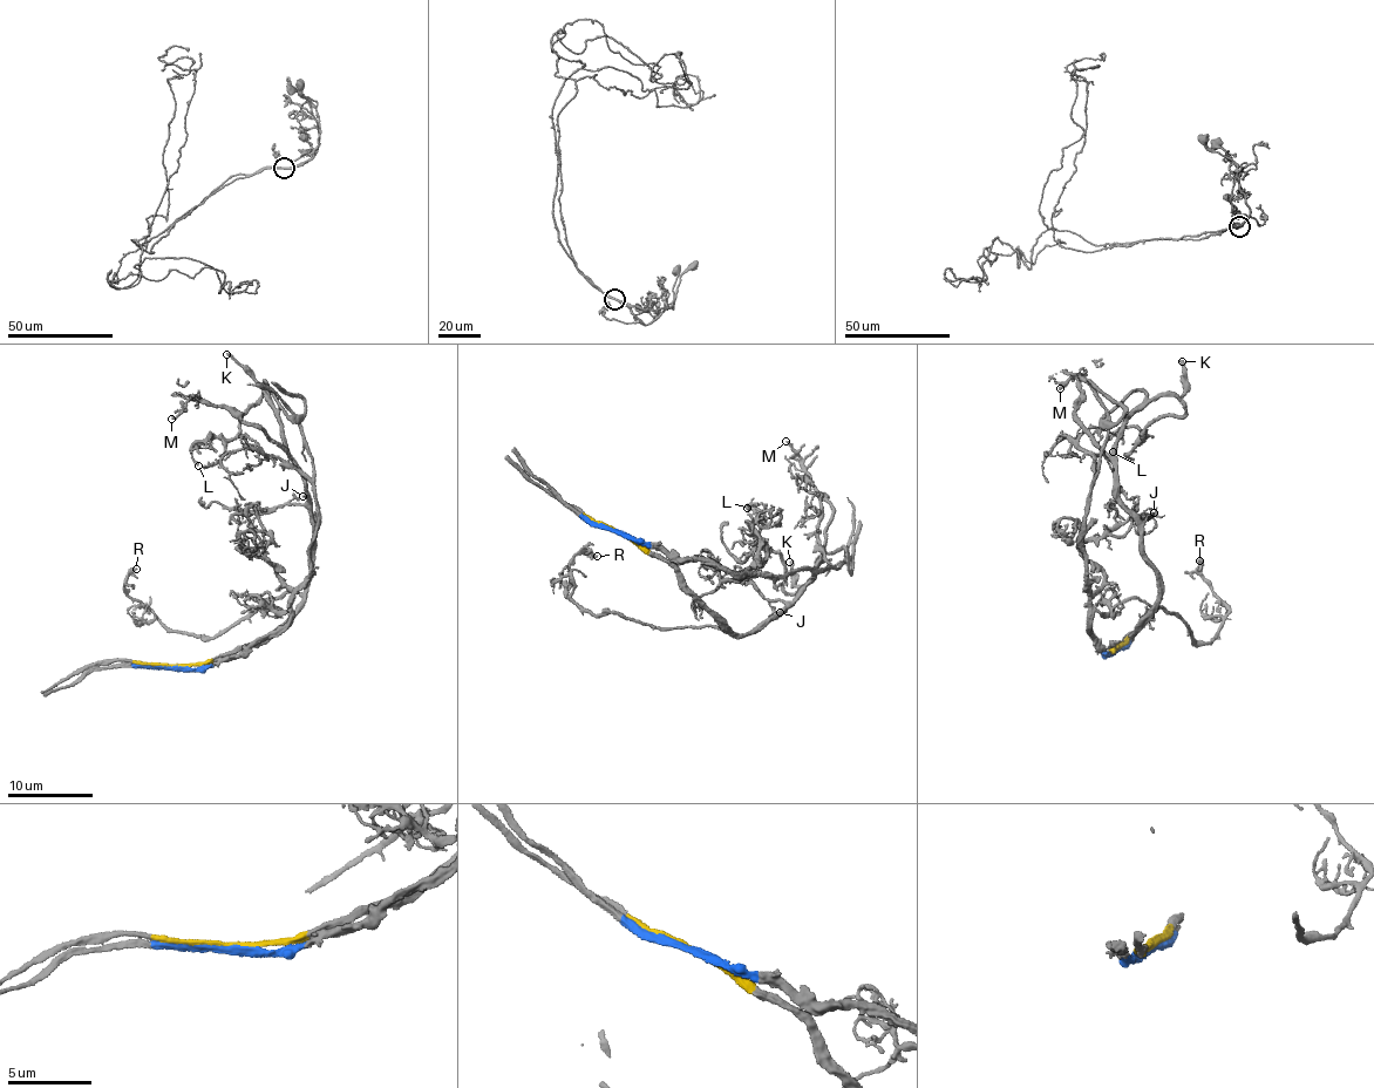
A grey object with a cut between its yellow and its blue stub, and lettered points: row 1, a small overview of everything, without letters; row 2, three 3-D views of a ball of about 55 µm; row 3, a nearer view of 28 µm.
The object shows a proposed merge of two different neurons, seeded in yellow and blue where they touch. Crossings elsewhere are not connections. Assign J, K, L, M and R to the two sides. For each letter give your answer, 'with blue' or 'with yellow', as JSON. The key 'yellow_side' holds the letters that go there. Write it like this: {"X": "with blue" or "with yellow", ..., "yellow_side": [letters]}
{"J": "with yellow", "K": "with yellow", "L": "with yellow", "M": "with yellow", "R": "with yellow", "yellow_side": ["J", "K", "L", "M", "R"]}

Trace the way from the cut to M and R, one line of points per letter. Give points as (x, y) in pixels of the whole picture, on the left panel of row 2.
M: (172, 667), (217, 662), (271, 636), (301, 598), (314, 539), (301, 470), (263, 430), (195, 399), (171, 419)
R: (172, 667), (258, 644), (301, 597), (285, 591), (198, 636), (130, 597), (126, 578), (136, 569)

